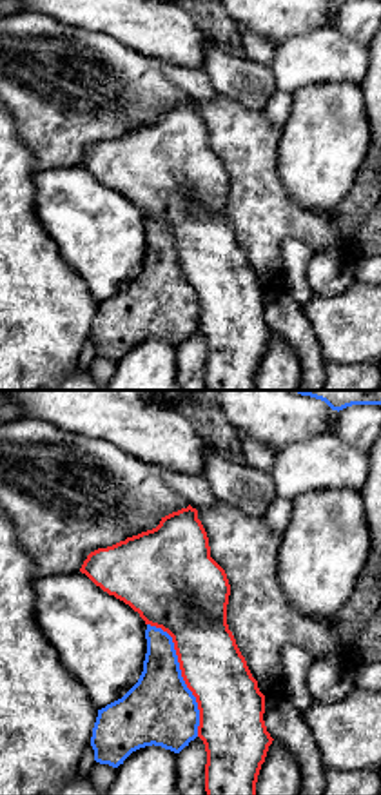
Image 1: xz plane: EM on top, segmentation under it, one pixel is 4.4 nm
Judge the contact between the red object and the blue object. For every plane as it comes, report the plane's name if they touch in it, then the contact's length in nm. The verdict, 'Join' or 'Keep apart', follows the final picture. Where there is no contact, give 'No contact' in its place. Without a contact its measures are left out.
Touches red in xz. Shared border 550 nm

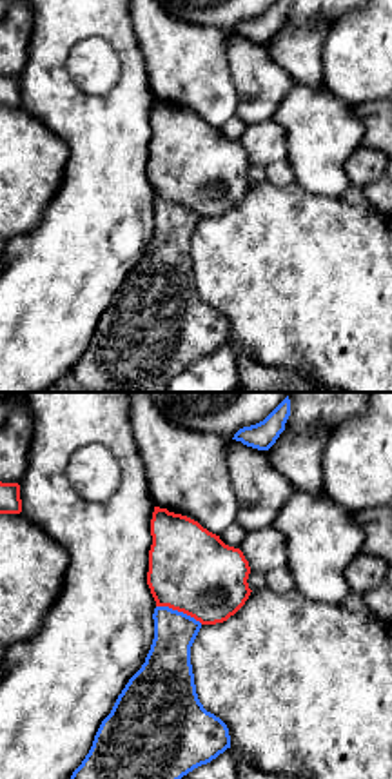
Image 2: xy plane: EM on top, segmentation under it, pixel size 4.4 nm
Touches red in xy. Shared border 220 nm

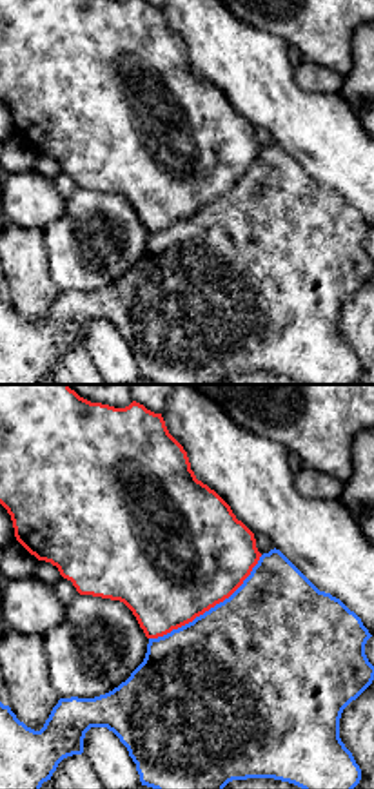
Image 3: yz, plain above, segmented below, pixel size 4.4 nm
Touches red in yz. Shared border 650 nm

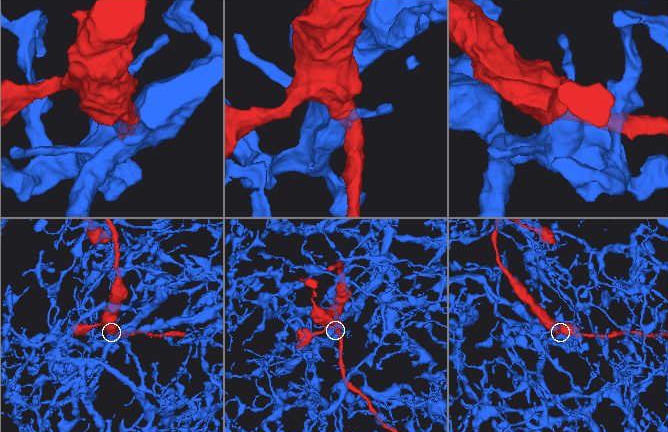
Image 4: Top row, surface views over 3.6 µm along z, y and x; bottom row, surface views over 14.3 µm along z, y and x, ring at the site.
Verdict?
Keep apart

